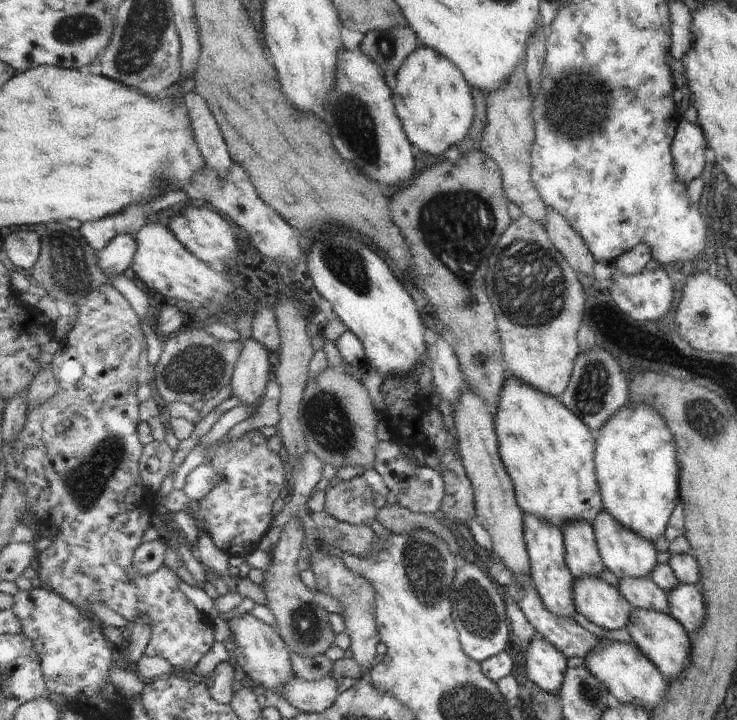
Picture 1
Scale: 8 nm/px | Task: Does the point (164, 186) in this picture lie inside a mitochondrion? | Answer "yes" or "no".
no

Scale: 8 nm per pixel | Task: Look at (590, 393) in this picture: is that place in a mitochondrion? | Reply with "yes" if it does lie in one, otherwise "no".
yes

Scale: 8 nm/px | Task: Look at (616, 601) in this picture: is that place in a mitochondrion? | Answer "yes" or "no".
no

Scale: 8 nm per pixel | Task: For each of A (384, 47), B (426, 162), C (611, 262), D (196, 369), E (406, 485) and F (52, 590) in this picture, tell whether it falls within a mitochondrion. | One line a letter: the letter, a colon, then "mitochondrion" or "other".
A: mitochondrion
B: other
C: other
D: mitochondrion
E: other
F: other

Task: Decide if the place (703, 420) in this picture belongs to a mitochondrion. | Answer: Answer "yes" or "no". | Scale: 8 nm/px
yes

